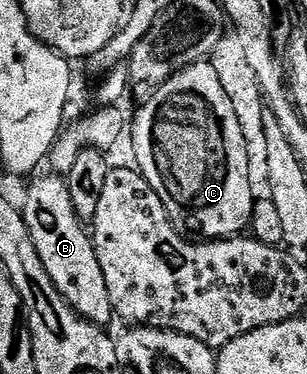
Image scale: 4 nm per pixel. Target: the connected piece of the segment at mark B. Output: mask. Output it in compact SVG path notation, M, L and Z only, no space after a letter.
M55 176L37 181L28 190L27 201L21 204L23 217L33 238L33 246L37 246L37 254L41 254L41 262L45 262L49 278L53 278L53 286L57 286L71 309L86 320L107 326L113 320L111 295L105 282L105 274L101 270L101 262L97 262L92 233L83 229L86 227L73 206L68 181Z

